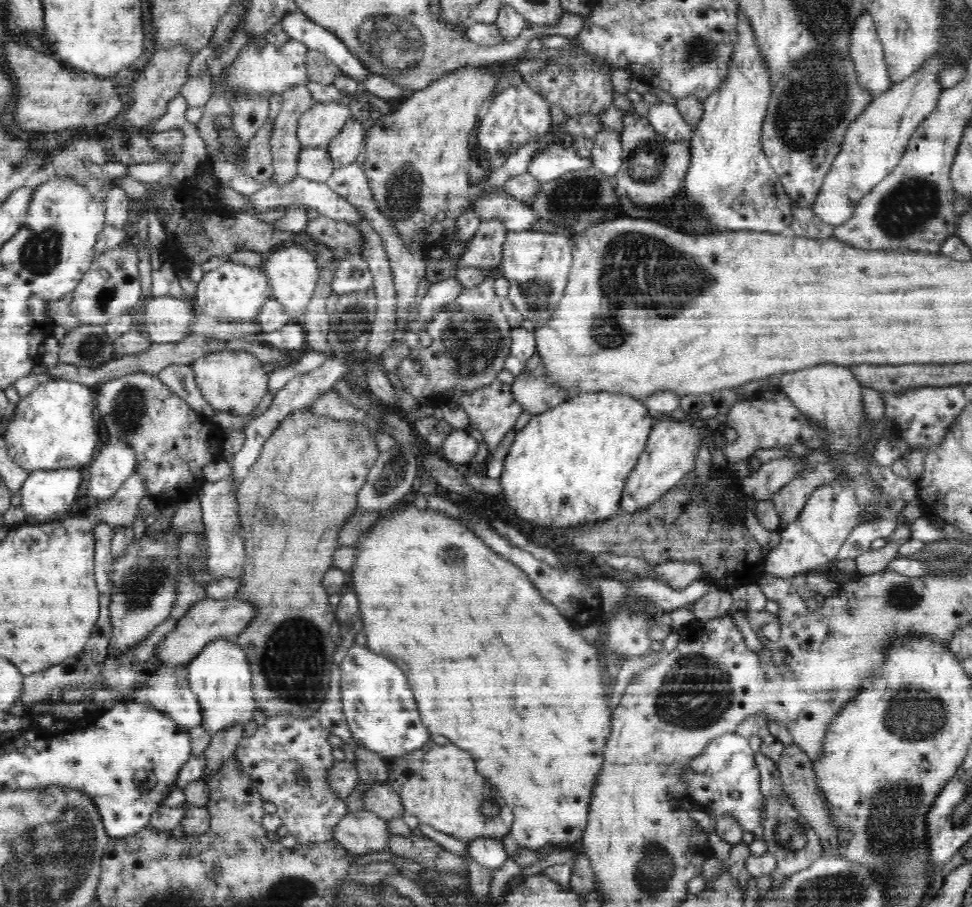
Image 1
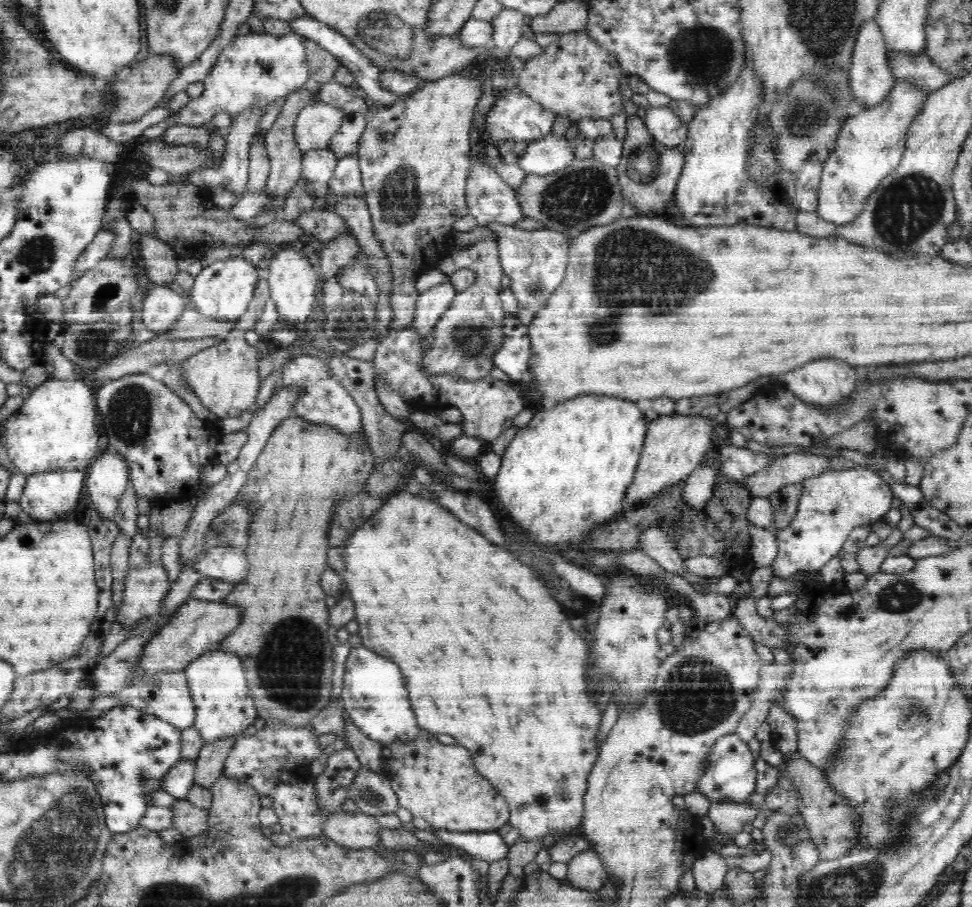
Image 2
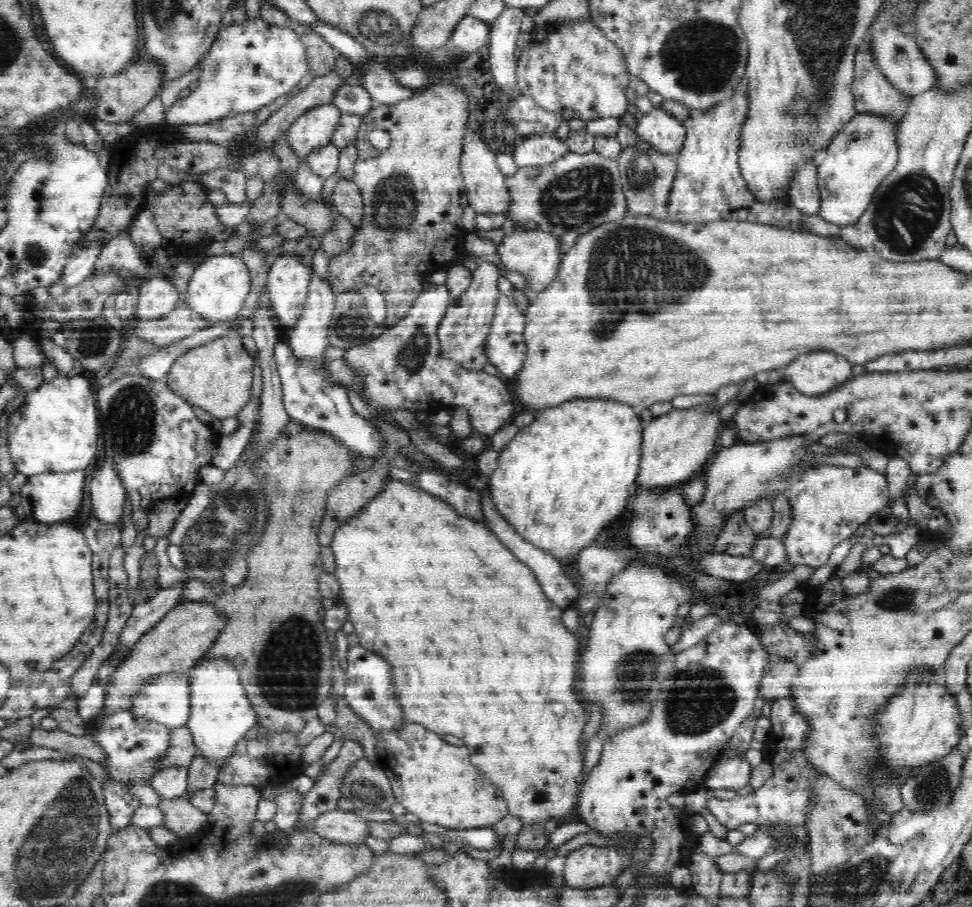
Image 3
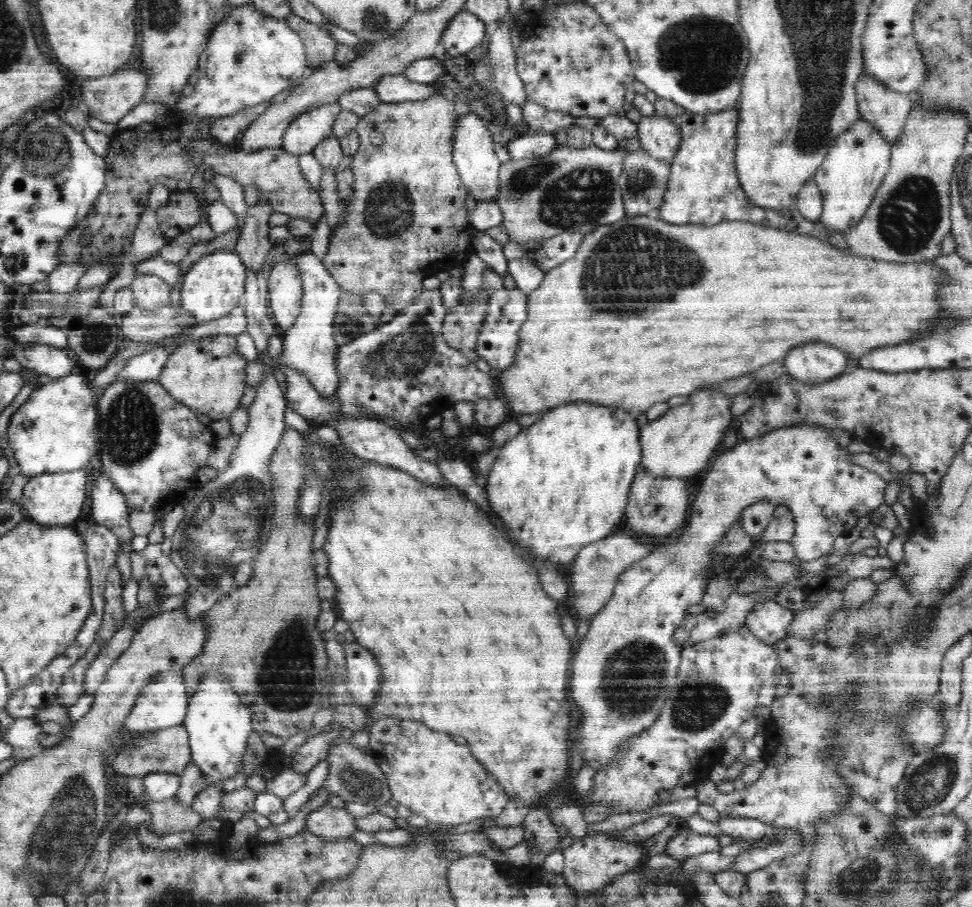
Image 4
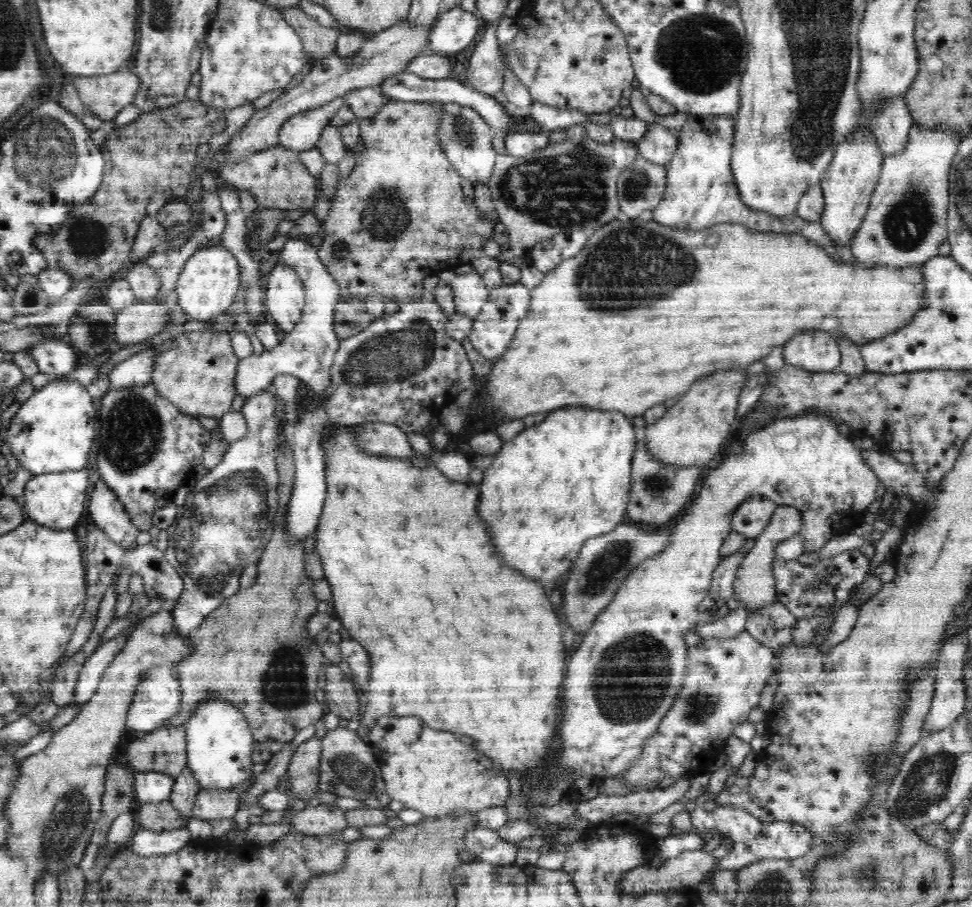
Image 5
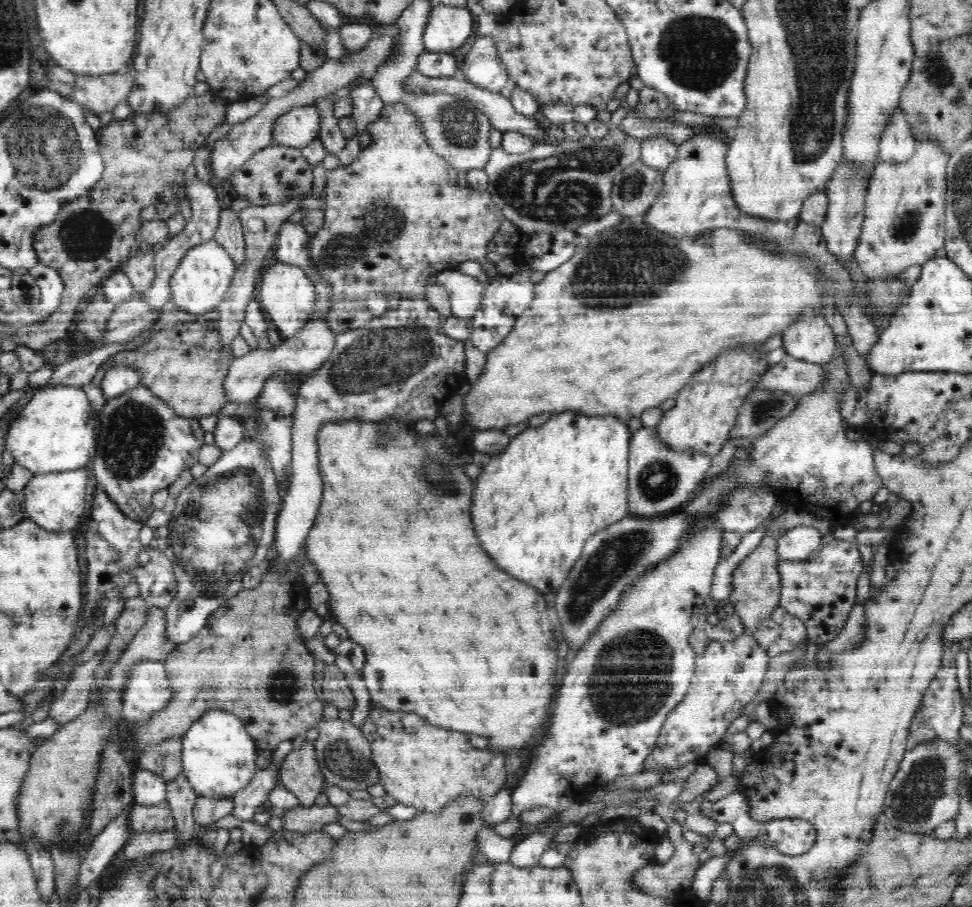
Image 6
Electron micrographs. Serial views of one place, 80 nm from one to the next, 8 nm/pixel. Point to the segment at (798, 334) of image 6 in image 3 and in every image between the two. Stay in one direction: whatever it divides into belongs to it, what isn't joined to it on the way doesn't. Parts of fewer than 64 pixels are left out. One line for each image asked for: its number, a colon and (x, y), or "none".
3: (818, 373)
4: (816, 362)
5: (813, 352)

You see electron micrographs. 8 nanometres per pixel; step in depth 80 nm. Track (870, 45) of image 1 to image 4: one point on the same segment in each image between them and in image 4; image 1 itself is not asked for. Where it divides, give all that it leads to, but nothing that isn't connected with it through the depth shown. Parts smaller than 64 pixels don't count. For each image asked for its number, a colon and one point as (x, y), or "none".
2: (871, 80)
3: (871, 91)
4: (888, 110)

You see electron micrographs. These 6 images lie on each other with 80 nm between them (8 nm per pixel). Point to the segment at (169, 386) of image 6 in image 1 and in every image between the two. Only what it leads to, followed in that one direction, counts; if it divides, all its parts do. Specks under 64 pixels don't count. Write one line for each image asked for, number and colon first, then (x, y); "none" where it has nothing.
1: (232, 381)
2: (224, 376)
3: (217, 377)
4: (209, 375)
5: (196, 371)

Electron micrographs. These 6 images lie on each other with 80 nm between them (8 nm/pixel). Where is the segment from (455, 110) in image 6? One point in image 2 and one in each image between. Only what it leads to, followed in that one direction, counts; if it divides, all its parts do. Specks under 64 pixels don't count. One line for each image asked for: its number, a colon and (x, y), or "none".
2: (489, 198)
3: (485, 187)
4: (473, 154)
5: (467, 138)

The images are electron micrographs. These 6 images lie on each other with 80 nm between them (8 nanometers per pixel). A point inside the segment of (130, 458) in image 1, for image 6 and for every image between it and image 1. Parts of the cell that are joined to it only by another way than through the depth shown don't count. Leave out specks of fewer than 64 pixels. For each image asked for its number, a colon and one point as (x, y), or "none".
2: (108, 479)
3: (108, 496)
4: (109, 508)
5: (107, 512)
6: (122, 533)

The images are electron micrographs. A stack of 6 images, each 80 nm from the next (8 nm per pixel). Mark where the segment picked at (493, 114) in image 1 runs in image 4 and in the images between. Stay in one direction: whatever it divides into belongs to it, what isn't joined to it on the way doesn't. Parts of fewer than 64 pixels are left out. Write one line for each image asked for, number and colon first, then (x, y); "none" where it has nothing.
2: (516, 116)
3: (530, 119)
4: (539, 118)

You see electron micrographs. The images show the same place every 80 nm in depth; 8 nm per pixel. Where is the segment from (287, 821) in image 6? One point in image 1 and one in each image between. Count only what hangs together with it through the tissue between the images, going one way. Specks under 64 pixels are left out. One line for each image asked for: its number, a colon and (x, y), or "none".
1: (363, 832)
2: (357, 830)
3: (346, 827)
4: (333, 823)
5: (319, 819)

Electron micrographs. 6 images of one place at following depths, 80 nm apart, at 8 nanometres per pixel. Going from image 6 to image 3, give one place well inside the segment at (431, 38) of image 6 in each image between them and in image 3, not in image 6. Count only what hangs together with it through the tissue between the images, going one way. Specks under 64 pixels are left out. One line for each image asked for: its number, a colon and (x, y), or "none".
3: (471, 33)
4: (465, 30)
5: (453, 30)

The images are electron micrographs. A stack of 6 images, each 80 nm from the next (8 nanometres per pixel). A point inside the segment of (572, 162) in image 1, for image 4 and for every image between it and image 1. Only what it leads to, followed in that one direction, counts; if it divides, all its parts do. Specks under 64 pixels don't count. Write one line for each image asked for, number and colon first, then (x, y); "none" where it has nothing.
2: (550, 154)
3: (536, 152)
4: (526, 145)

